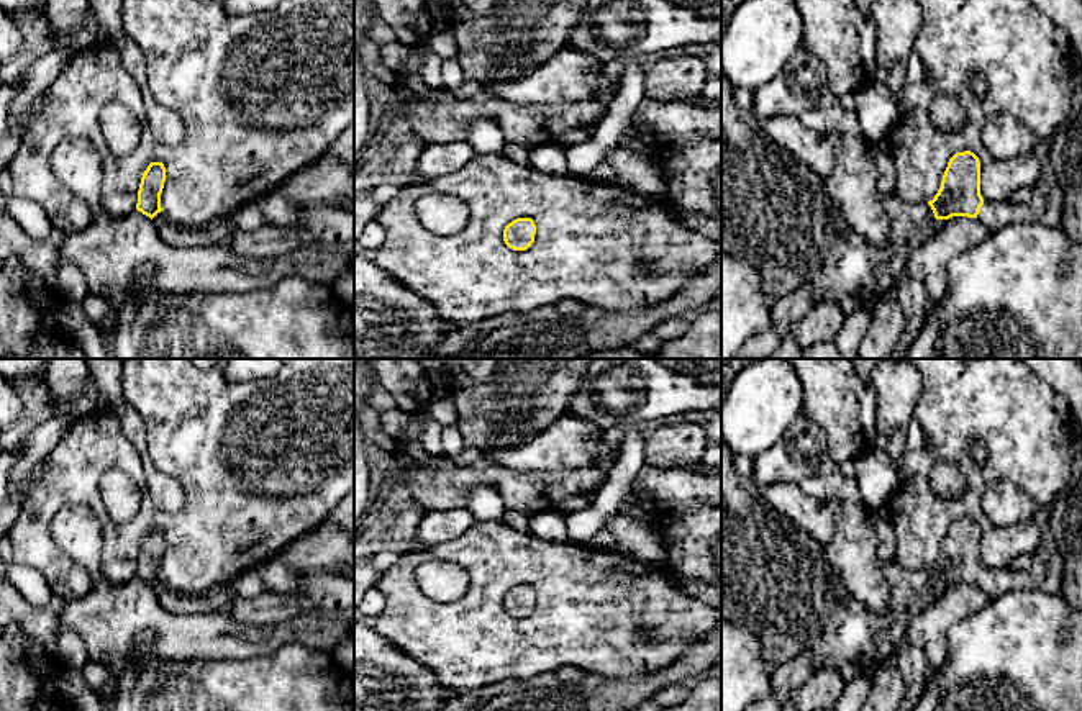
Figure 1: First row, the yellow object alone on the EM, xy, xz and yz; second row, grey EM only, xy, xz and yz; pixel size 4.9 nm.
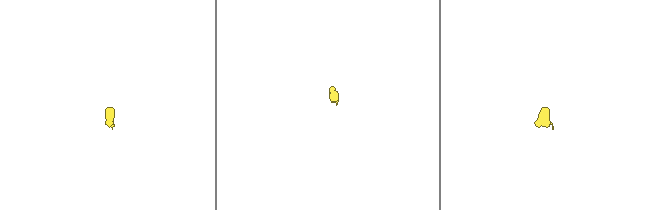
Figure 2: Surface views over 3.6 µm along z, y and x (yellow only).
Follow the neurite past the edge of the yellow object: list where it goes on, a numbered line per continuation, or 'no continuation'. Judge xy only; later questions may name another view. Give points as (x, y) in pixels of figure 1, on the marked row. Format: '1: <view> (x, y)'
1: xy (217, 233)

